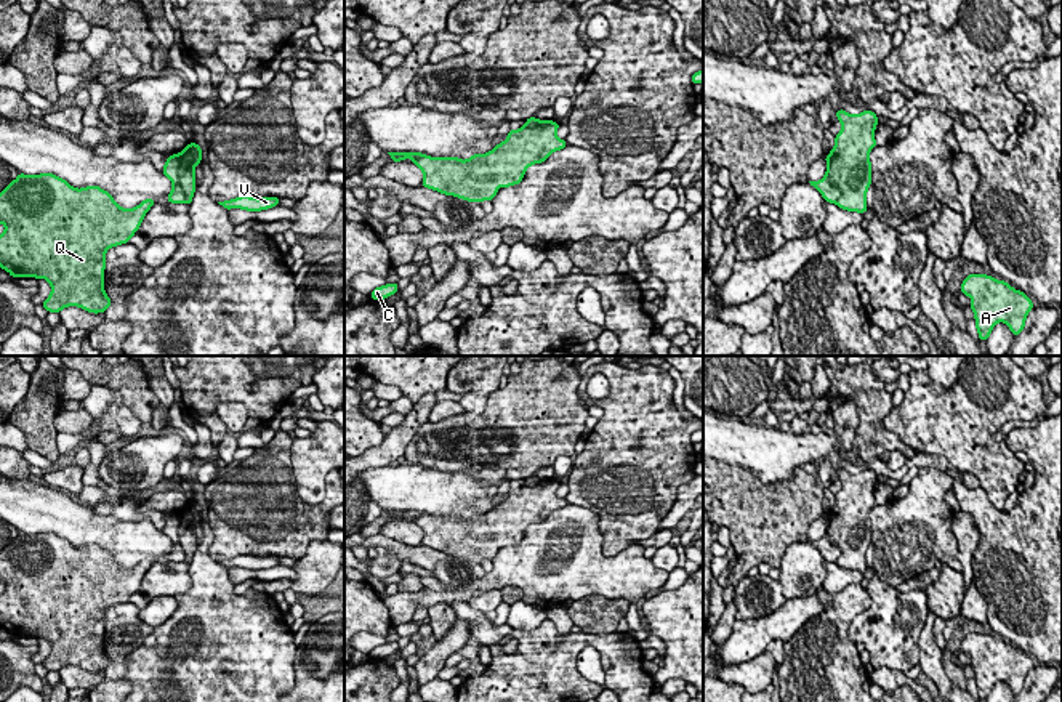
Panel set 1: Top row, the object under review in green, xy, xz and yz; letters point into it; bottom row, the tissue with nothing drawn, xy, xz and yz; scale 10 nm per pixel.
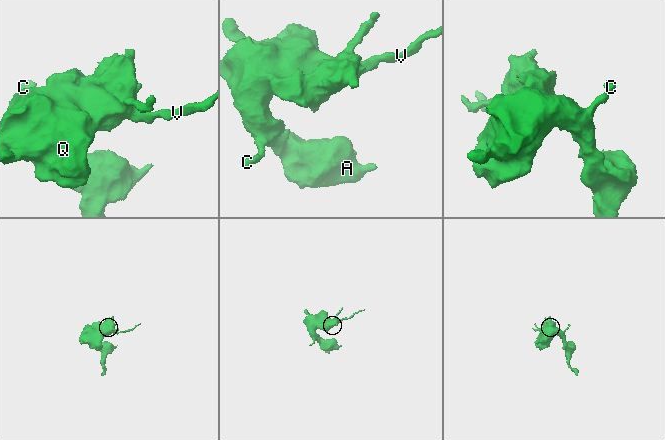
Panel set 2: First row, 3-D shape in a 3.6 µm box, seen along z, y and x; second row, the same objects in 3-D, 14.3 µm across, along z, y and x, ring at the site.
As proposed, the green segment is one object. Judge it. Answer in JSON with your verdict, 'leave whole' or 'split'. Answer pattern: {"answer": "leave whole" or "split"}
{"answer": "split"}

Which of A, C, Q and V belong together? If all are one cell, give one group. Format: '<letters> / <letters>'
A C Q / V

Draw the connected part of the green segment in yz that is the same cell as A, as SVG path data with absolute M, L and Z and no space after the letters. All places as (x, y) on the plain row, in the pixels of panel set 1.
M987 633L966 635L961 652L972 659L969 665L976 675L980 700L990 696L996 681L1004 681L1014 696L1020 694L1028 670L1035 667L1022 649L1014 649L1011 643Z

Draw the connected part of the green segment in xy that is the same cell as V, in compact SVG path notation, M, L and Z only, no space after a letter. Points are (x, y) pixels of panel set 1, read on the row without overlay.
M240 555L237 558L218 561L218 563L224 566L226 569L242 567L248 571L259 571L259 569L277 566L279 559L280 556L256 558L256 556Z

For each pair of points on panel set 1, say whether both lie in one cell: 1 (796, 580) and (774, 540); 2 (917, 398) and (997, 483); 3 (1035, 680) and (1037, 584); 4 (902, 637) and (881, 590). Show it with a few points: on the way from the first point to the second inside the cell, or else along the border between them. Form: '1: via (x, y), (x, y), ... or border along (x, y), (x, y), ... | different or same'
1: border along (808, 540), (792, 544), (777, 568) | different
2: via (937, 419), (982, 462) | same
3: border along (1041, 662), (1045, 664) | different
4: via (891, 625), (883, 617), (883, 601) | same

